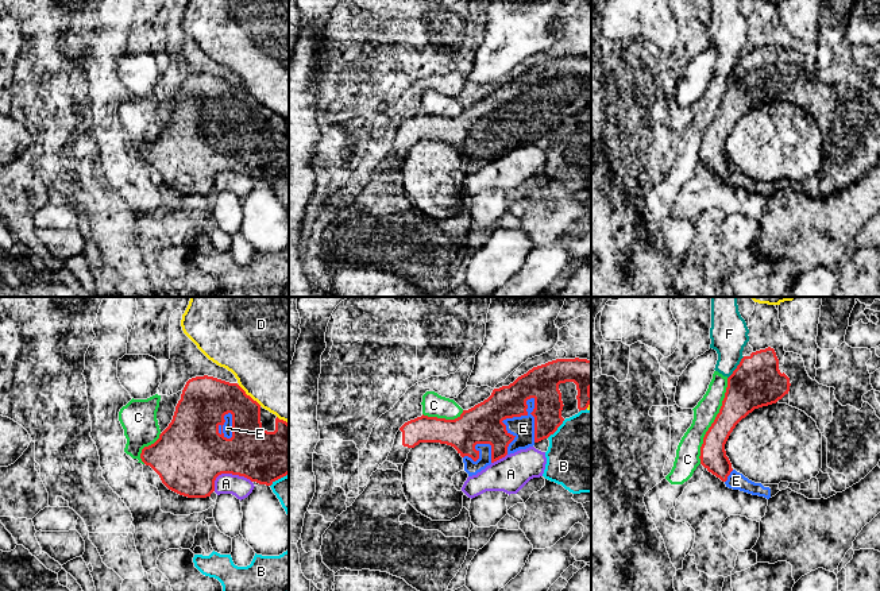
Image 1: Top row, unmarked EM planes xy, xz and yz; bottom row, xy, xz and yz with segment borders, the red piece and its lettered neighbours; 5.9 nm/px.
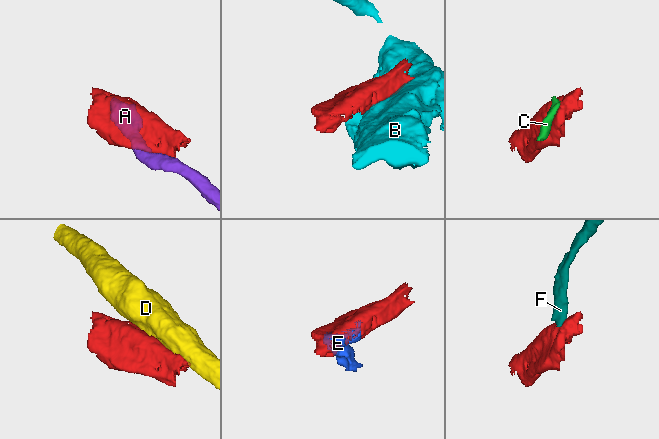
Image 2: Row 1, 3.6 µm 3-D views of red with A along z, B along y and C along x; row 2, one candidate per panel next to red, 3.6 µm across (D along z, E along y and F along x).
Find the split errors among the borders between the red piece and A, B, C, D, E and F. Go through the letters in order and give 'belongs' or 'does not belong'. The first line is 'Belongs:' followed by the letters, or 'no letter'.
Belongs: E
A: does not belong
B: does not belong
C: does not belong
D: does not belong
E: belongs
F: does not belong

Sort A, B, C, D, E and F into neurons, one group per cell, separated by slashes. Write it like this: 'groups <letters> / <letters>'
groups A / B / C F / D / E

